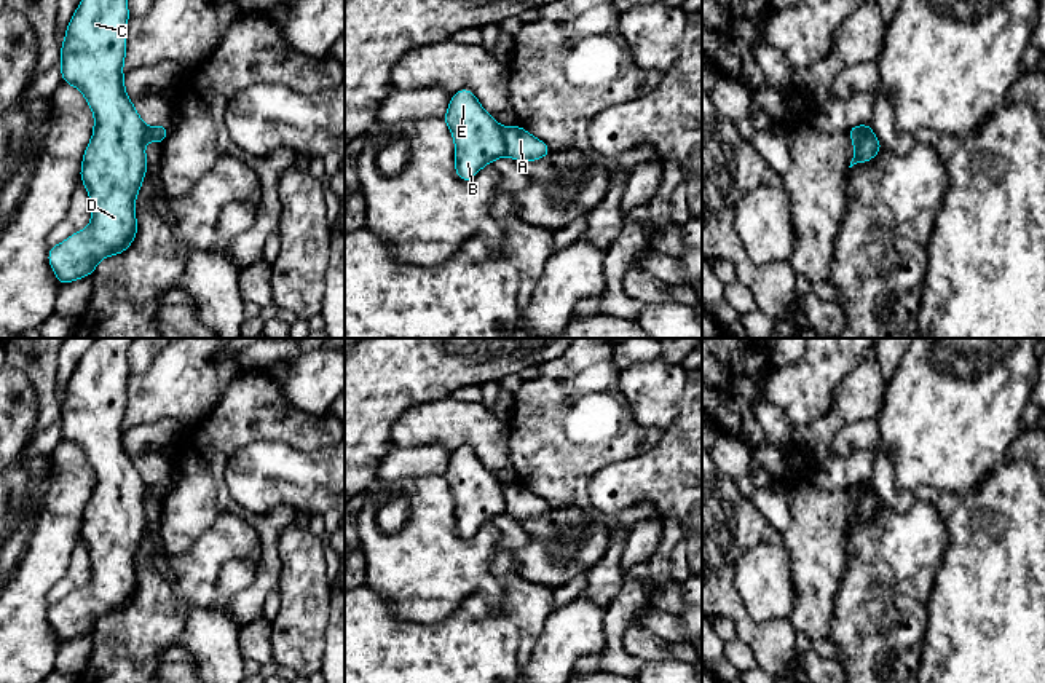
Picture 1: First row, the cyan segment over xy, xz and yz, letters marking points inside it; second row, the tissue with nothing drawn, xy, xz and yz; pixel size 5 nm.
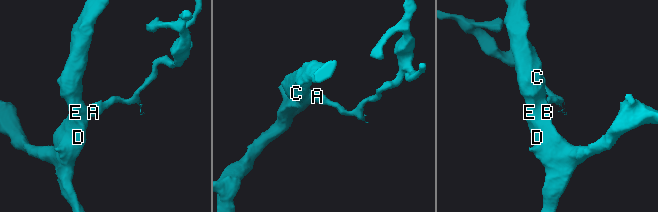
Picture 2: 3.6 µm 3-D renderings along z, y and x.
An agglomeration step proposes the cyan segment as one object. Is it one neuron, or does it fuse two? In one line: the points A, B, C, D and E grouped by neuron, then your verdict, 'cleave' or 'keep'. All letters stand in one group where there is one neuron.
A / B C D E | cleave

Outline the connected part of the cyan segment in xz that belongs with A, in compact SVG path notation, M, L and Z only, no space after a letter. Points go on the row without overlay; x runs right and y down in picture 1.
M519 482L504 485L506 512L519 520L541 517L552 511L549 503Z

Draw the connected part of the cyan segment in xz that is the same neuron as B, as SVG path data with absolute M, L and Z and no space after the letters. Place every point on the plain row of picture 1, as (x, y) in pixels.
M463 445L452 452L442 474L455 499L455 528L463 539L506 512L504 485L485 468L475 452Z

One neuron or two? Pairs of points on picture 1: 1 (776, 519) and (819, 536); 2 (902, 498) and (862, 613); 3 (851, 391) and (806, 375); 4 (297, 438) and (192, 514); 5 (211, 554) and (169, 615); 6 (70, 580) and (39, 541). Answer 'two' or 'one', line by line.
1: two
2: two
3: two
4: one
5: one
6: two

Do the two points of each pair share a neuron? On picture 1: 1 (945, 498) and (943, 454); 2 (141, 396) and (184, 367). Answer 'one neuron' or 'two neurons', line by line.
1: two neurons
2: one neuron

